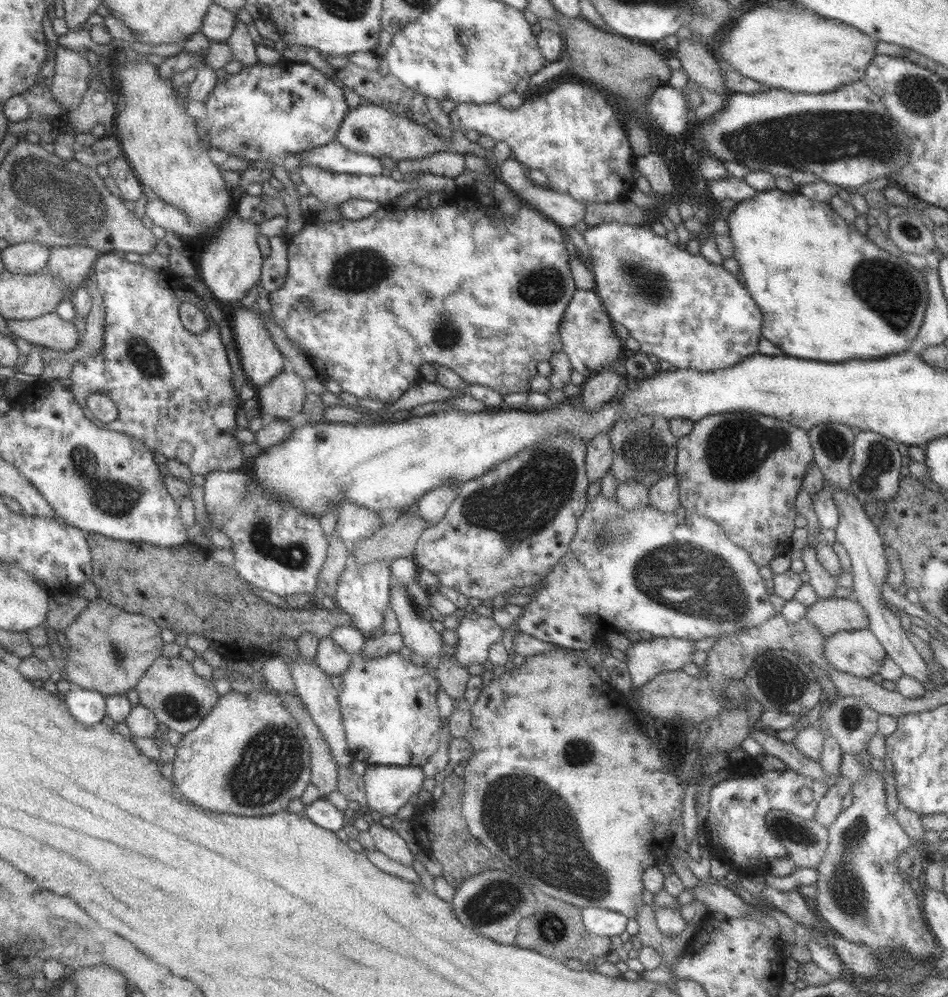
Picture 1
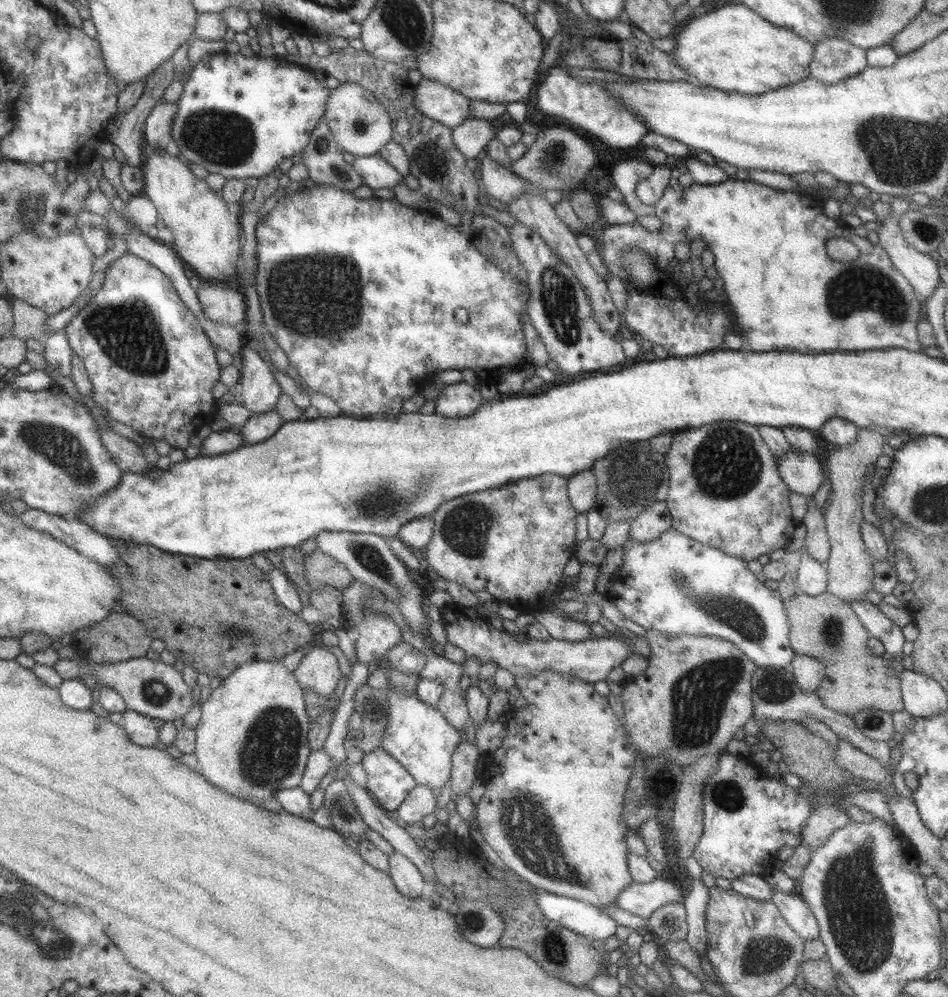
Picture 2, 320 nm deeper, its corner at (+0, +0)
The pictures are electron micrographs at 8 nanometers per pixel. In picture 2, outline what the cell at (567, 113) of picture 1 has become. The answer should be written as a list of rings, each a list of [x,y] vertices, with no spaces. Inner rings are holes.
[[[423,76],[414,86],[412,101],[420,114],[449,128],[468,118],[468,97]]]

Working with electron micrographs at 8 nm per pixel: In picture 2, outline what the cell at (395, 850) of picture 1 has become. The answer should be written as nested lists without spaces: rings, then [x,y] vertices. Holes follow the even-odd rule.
[[[393,852],[388,856],[387,873],[399,894],[408,898],[424,895],[426,887],[423,876],[404,855]]]

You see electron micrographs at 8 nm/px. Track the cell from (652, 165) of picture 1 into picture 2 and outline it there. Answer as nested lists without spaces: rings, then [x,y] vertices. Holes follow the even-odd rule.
[[[637,156],[637,158],[629,158],[629,160],[620,161],[618,164],[616,164],[612,168],[611,176],[613,184],[615,185],[615,188],[619,190],[619,192],[622,194],[622,199],[624,205],[637,217],[637,216],[643,216],[643,215],[653,215],[657,216],[659,220],[661,221],[660,229],[657,230],[657,232],[650,232],[647,231],[644,227],[641,227],[639,223],[636,221],[625,223],[625,224],[619,224],[618,226],[611,226],[608,228],[605,228],[603,232],[601,232],[601,246],[598,247],[600,258],[602,259],[602,264],[606,267],[606,272],[608,276],[617,276],[617,278],[620,278],[622,281],[625,281],[626,278],[628,278],[628,270],[626,269],[626,262],[624,261],[624,256],[622,255],[622,252],[624,252],[625,248],[628,248],[628,246],[634,246],[634,248],[638,248],[638,250],[642,250],[644,254],[650,258],[650,262],[658,268],[658,270],[667,270],[667,264],[673,260],[673,248],[675,248],[675,245],[678,242],[685,242],[688,245],[693,242],[693,240],[697,240],[697,238],[701,238],[703,240],[703,244],[705,244],[705,248],[713,254],[713,258],[715,258],[715,262],[713,262],[713,266],[716,270],[716,273],[719,275],[719,278],[723,281],[723,293],[722,293],[722,300],[725,300],[727,304],[727,310],[731,312],[731,314],[737,314],[737,316],[732,316],[733,324],[737,326],[737,332],[735,334],[739,334],[739,336],[745,338],[746,346],[745,349],[750,352],[755,353],[761,353],[761,352],[770,352],[770,351],[777,351],[777,350],[783,350],[788,352],[799,352],[799,354],[821,354],[821,352],[834,352],[837,350],[847,350],[846,353],[852,353],[857,351],[865,351],[865,350],[882,350],[882,349],[893,349],[893,348],[901,348],[907,351],[912,352],[918,352],[921,350],[920,344],[918,342],[917,332],[916,332],[916,324],[920,318],[923,316],[923,304],[918,300],[918,296],[916,295],[916,292],[914,291],[914,288],[909,284],[909,281],[893,266],[893,263],[890,261],[890,258],[888,257],[888,254],[877,244],[872,244],[870,241],[866,239],[866,237],[859,237],[858,235],[855,235],[852,233],[852,229],[848,226],[845,226],[843,223],[841,223],[838,220],[826,220],[821,219],[817,211],[815,211],[809,204],[805,201],[805,196],[801,192],[796,191],[782,191],[780,189],[771,188],[769,186],[765,186],[763,184],[758,184],[755,181],[751,180],[734,180],[730,177],[726,178],[724,181],[715,183],[715,184],[699,184],[699,183],[691,183],[689,187],[683,188],[681,185],[679,185],[679,181],[677,181],[676,178],[670,177],[668,180],[668,183],[666,184],[665,188],[662,191],[661,197],[652,205],[644,205],[637,199],[637,195],[635,195],[635,184],[642,187],[645,183],[645,179],[651,174],[652,169],[654,168],[654,165],[649,163],[644,158]],[[828,238],[845,238],[845,240],[849,240],[849,242],[852,242],[857,248],[858,248],[858,257],[854,261],[836,261],[834,259],[831,259],[827,254],[825,253],[825,241]]]

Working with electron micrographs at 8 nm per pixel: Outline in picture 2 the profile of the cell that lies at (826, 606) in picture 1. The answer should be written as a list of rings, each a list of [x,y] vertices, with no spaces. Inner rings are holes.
[[[827,591],[817,596],[809,596],[800,592],[782,600],[782,603],[790,625],[788,639],[794,654],[803,654],[816,658],[824,666],[825,674],[820,680],[815,693],[825,708],[849,717],[865,708],[873,708],[889,714],[903,710],[900,674],[893,671],[886,656],[875,656],[868,649],[867,641],[869,636],[867,631],[859,623],[857,616],[853,614],[853,609],[849,603],[829,594]]]

